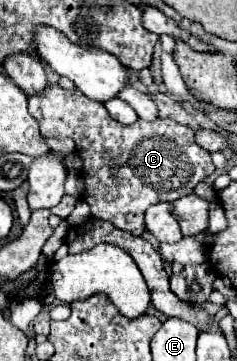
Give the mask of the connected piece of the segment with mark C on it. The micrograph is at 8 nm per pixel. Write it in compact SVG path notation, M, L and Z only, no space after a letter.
M49 85L41 95L29 97L29 113L37 119L43 137L71 137L75 141L75 153L81 157L83 165L79 175L85 181L83 189L83 201L91 207L91 215L95 219L111 221L115 227L129 231L131 235L143 235L147 227L143 225L145 211L159 203L159 201L177 201L179 197L185 197L193 193L193 189L207 179L215 165L211 163L209 151L201 149L195 143L193 131L185 125L179 125L171 119L157 119L157 121L135 121L133 125L123 125L107 113L103 103L95 103L83 93L65 91L59 85Z

